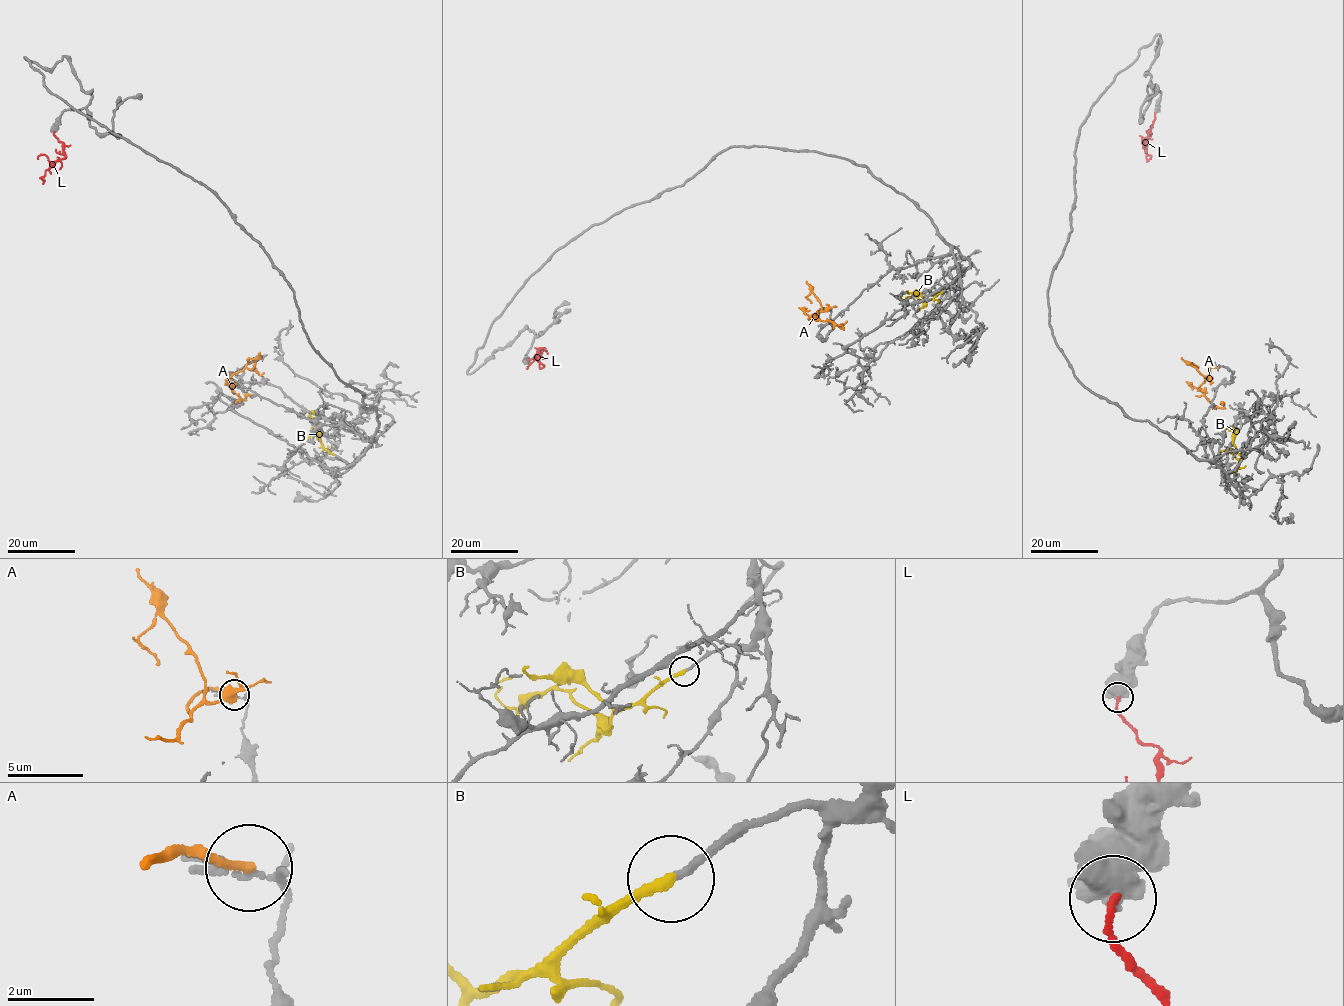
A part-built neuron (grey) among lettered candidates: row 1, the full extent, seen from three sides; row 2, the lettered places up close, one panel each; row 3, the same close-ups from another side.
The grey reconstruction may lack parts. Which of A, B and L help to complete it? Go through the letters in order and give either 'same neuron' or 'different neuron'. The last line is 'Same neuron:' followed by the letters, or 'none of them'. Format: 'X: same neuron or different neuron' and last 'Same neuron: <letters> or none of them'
A: different neuron
B: same neuron
L: different neuron
Same neuron: B

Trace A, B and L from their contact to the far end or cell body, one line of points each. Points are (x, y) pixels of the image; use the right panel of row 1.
A: (1216, 367), (1208, 368), (1209, 379), (1200, 386), (1210, 401), (1221, 408), (1222, 405)
B: (1236, 474), (1242, 457), (1233, 443), (1238, 431), (1232, 427), (1229, 431)
L: (1155, 111), (1151, 129), (1142, 138), (1150, 159)

